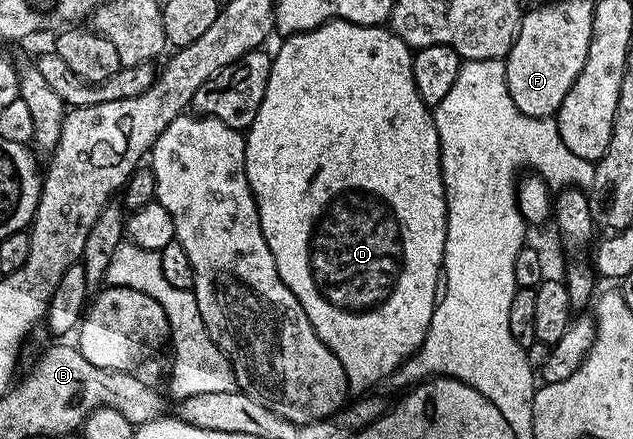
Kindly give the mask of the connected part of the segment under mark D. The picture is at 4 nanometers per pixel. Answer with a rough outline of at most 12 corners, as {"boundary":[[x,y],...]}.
{"boundary":[[330,20],[272,55],[245,175],[365,392],[445,260],[414,51]]}

